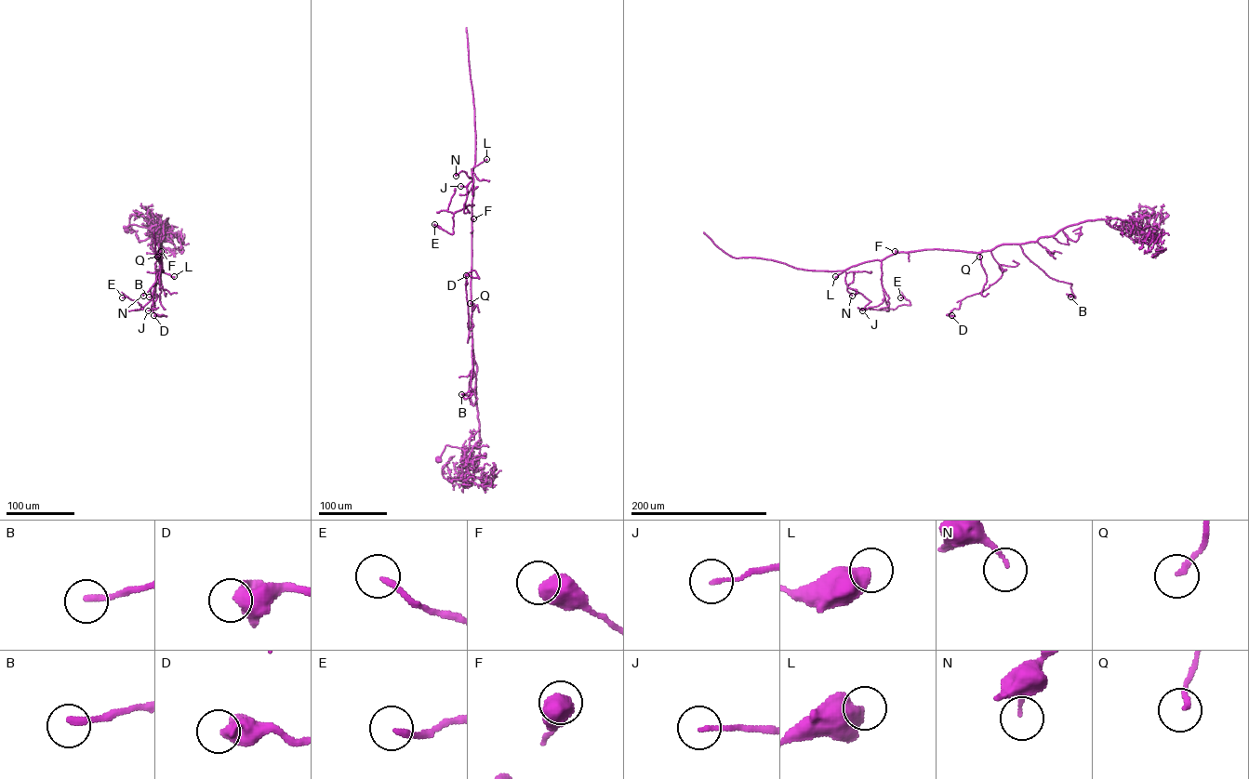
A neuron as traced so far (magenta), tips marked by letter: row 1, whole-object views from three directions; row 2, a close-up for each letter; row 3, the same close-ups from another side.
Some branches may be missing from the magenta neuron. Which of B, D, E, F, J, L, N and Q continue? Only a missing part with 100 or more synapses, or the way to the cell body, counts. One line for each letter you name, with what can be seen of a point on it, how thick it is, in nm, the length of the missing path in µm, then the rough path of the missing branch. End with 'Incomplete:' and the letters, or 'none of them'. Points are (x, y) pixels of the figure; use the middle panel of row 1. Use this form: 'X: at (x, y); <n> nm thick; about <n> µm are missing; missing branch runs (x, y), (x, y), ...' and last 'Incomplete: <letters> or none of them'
Incomplete: none of them

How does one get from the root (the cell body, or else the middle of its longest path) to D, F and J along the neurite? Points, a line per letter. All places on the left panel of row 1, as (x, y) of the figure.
D: (126, 231), (132, 224), (150, 229), (168, 217), (152, 299), (152, 311), (166, 316), (153, 315)
F: (126, 231), (132, 224), (150, 229), (168, 217), (164, 224), (164, 236), (158, 244), (158, 252), (161, 251)
J: (126, 231), (132, 224), (150, 229), (168, 217), (158, 244), (161, 267), (152, 294), (154, 309), (148, 310)

